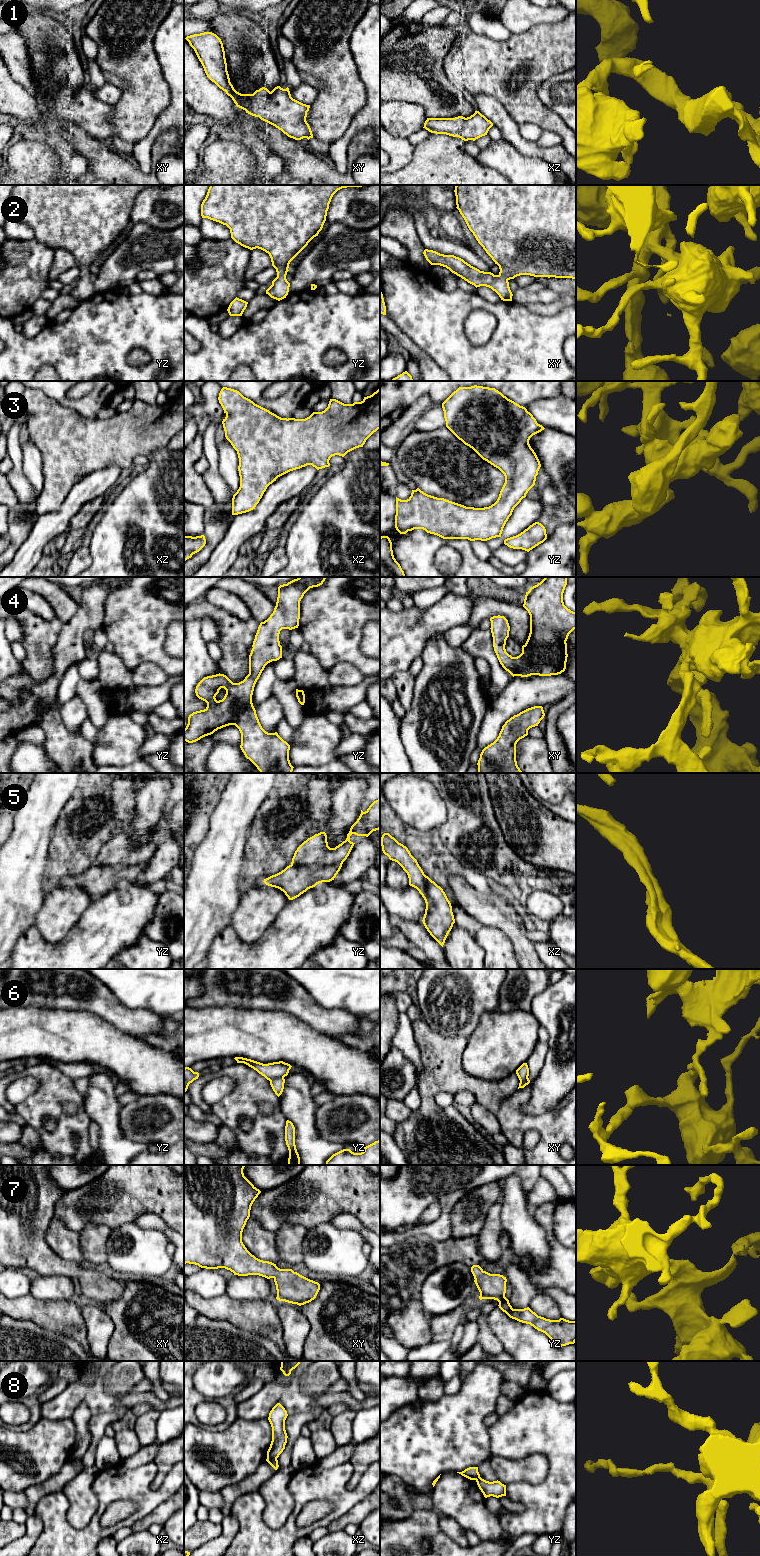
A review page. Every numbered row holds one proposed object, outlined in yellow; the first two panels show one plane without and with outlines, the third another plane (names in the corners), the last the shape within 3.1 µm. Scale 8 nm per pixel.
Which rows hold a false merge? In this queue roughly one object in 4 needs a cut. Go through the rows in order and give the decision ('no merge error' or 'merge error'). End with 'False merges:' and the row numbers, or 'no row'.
1: no merge error
2: no merge error
3: no merge error
4: no merge error
5: no merge error
6: merge error
7: no merge error
8: merge error
False merges: 6, 8

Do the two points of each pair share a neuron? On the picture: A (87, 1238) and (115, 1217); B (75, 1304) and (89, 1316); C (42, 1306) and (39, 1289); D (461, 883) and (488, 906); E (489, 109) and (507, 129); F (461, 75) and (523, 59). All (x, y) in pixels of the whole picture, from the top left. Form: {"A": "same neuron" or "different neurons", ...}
{"A": "different neurons", "B": "different neurons", "C": "different neurons", "D": "same neuron", "E": "same neuron", "F": "same neuron"}

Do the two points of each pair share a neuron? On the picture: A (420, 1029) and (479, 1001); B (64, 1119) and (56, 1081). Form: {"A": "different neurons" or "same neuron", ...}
{"A": "different neurons", "B": "same neuron"}

